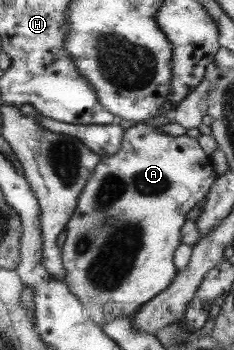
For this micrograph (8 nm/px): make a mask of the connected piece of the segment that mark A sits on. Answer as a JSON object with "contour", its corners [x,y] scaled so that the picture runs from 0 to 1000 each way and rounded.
{"contour":[[[615,351],[534,369],[521,417],[491,443],[427,446],[278,649],[286,677],[265,720],[282,769],[269,800],[397,917],[436,934],[457,909],[509,897],[568,909],[632,860],[731,814],[761,777],[739,731],[778,697],[774,651],[795,640],[795,611],[876,571],[927,506],[902,449],[868,434],[842,394],[799,383],[731,389]]]}

